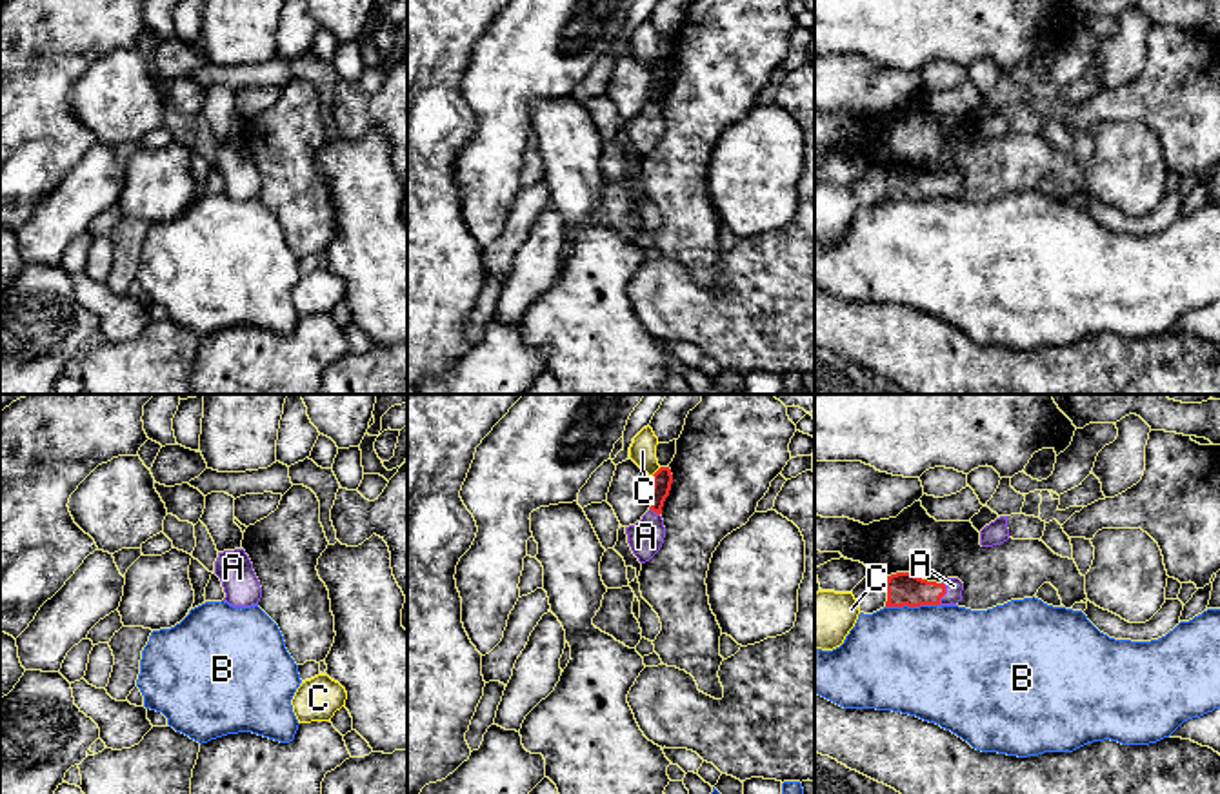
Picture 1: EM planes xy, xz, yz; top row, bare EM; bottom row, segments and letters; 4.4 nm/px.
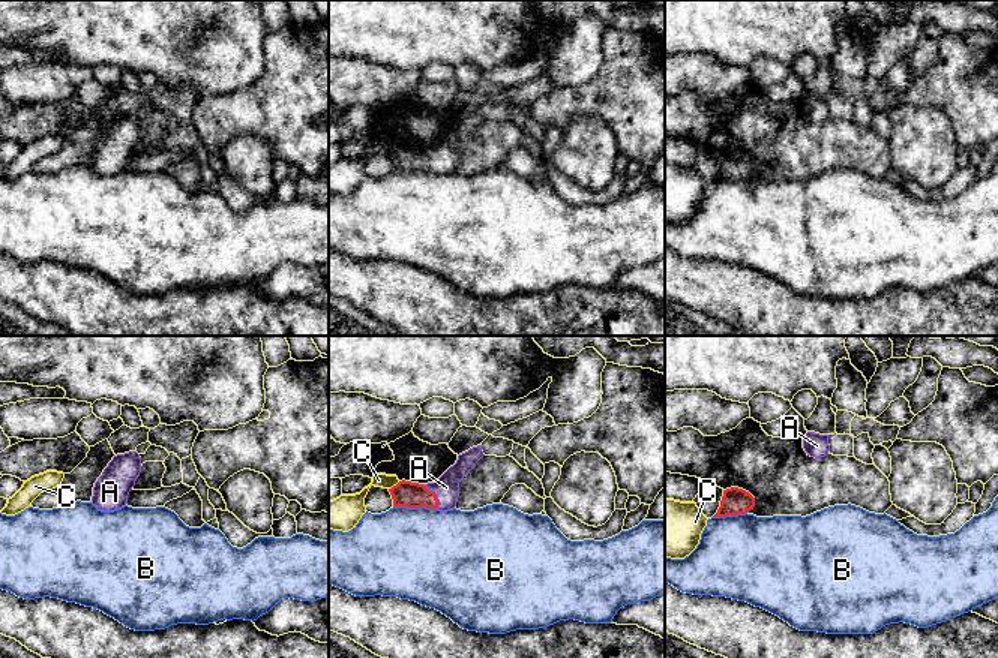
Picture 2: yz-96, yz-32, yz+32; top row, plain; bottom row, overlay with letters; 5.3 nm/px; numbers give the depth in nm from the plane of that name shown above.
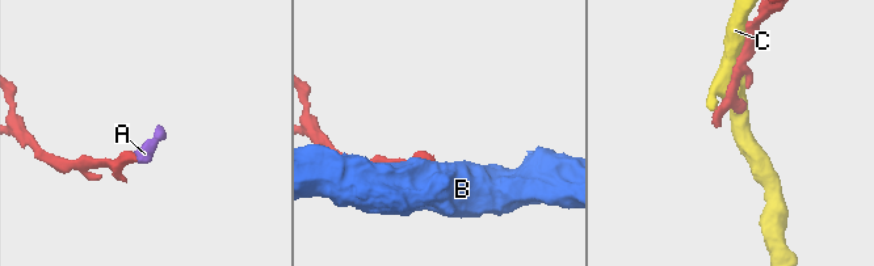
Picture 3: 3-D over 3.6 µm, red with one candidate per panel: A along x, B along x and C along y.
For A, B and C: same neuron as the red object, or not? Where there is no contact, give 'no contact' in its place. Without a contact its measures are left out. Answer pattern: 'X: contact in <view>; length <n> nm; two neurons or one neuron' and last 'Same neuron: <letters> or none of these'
A: contact in yz; length 110 nm; one neuron
B: contact in yz; length 240 nm; two neurons
C: contact in xz; length 60 nm; two neurons
Same neuron: A

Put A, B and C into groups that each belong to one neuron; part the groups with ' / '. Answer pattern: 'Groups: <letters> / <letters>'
Groups: A / B / C

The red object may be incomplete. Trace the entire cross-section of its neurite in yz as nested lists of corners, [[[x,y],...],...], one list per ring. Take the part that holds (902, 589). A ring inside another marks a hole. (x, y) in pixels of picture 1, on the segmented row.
[[[896,572],[887,576],[885,589],[885,607],[956,605],[962,600],[964,583],[958,578],[936,583],[911,572]]]

